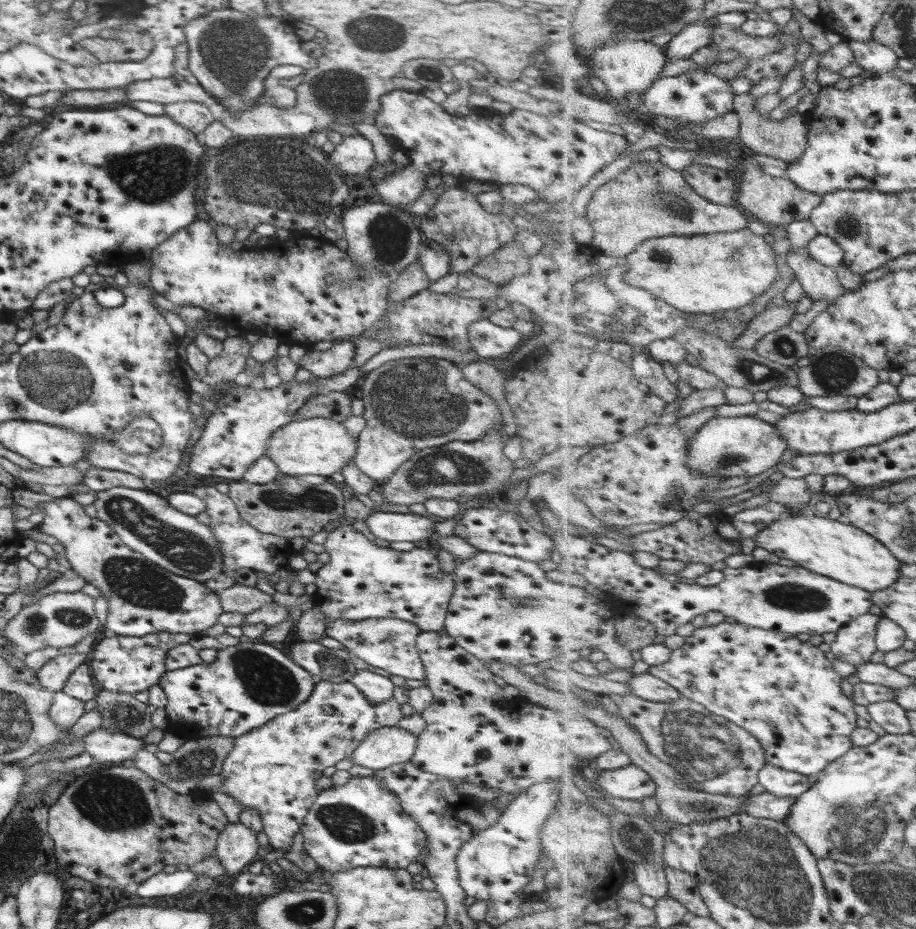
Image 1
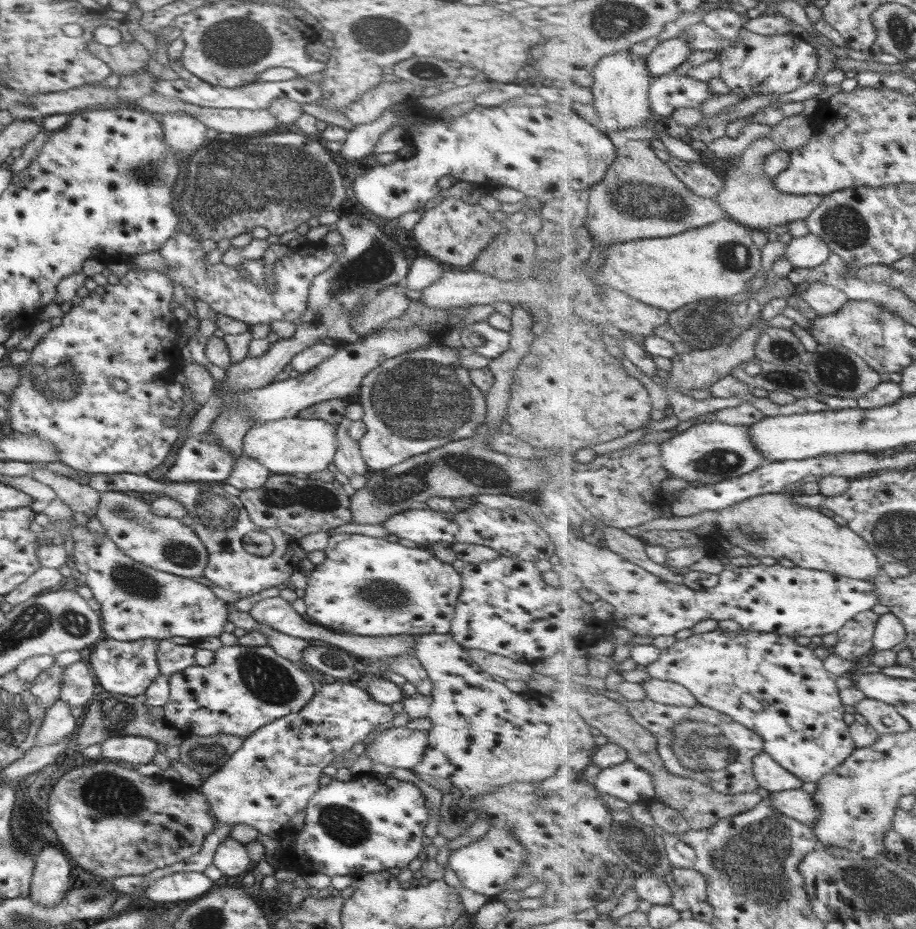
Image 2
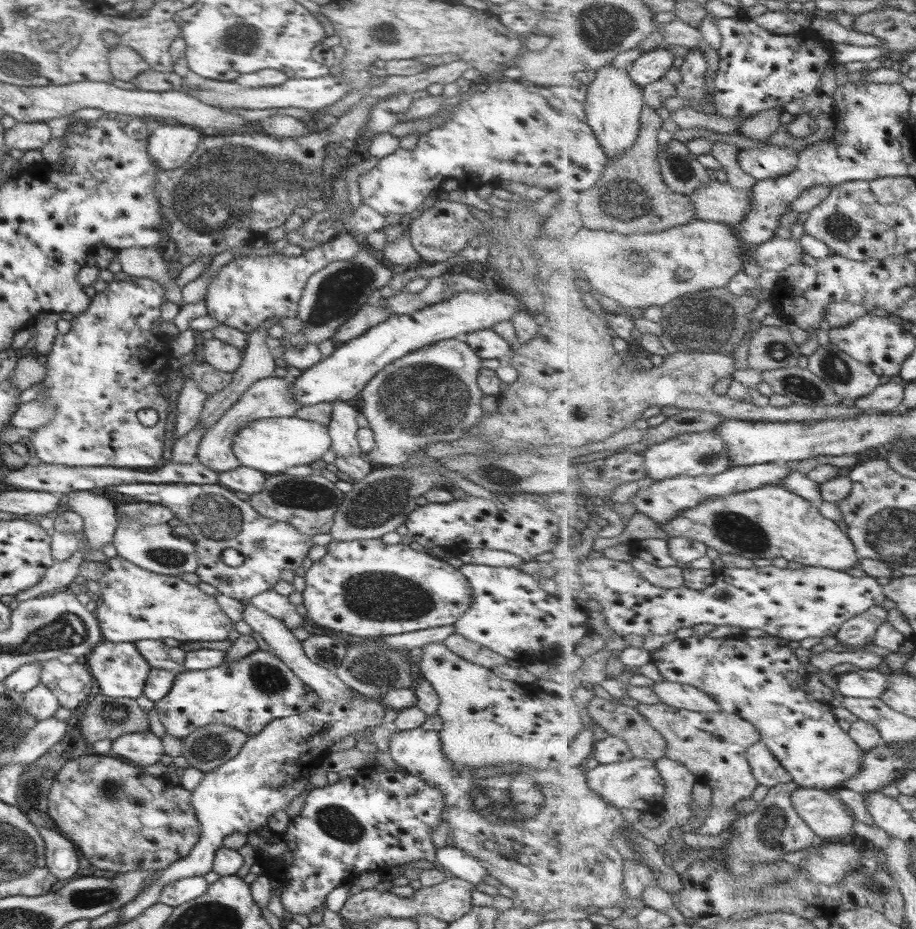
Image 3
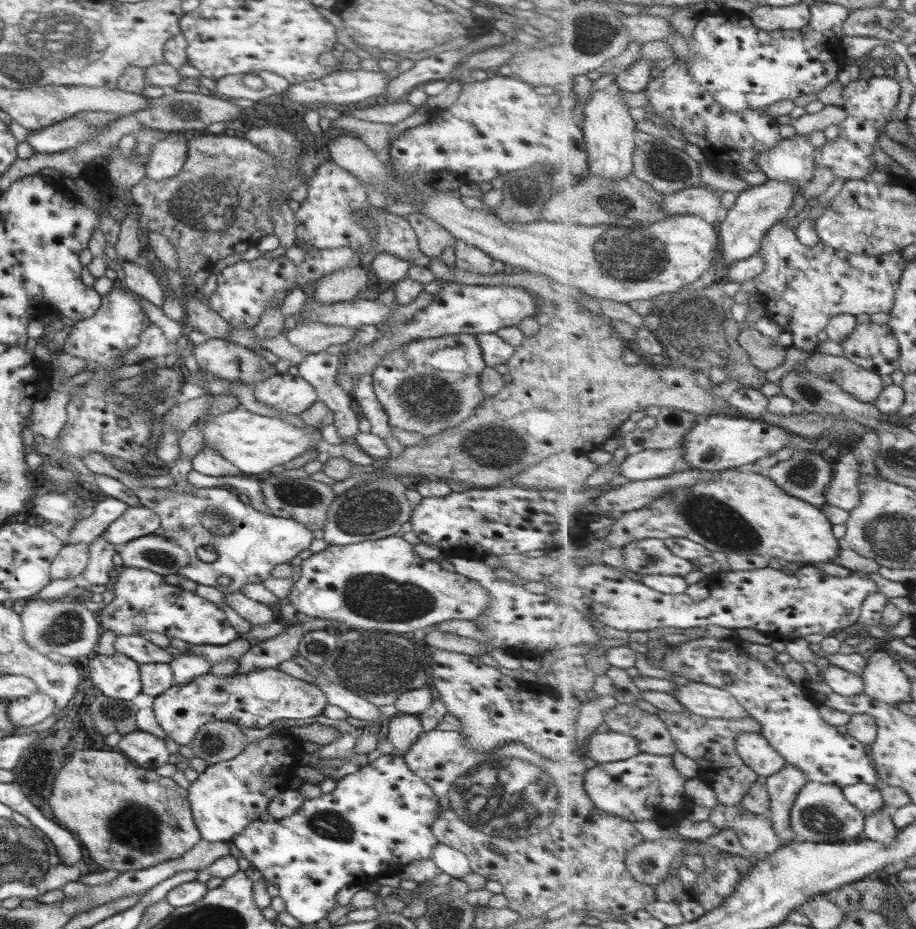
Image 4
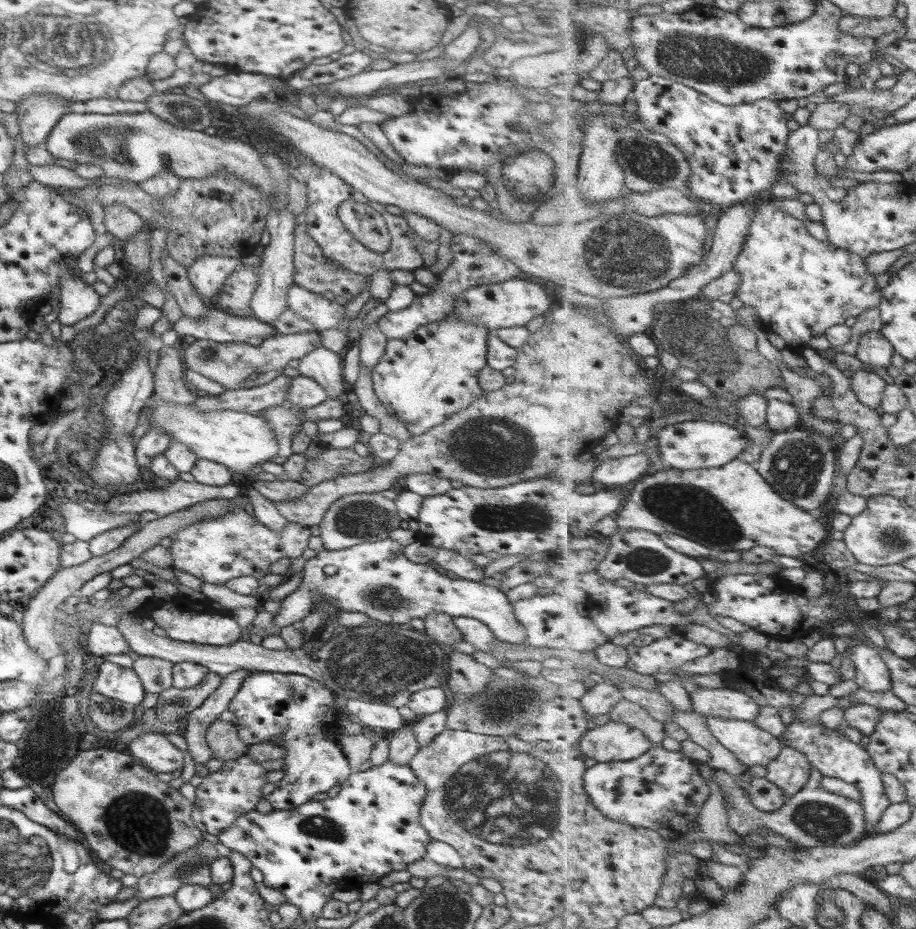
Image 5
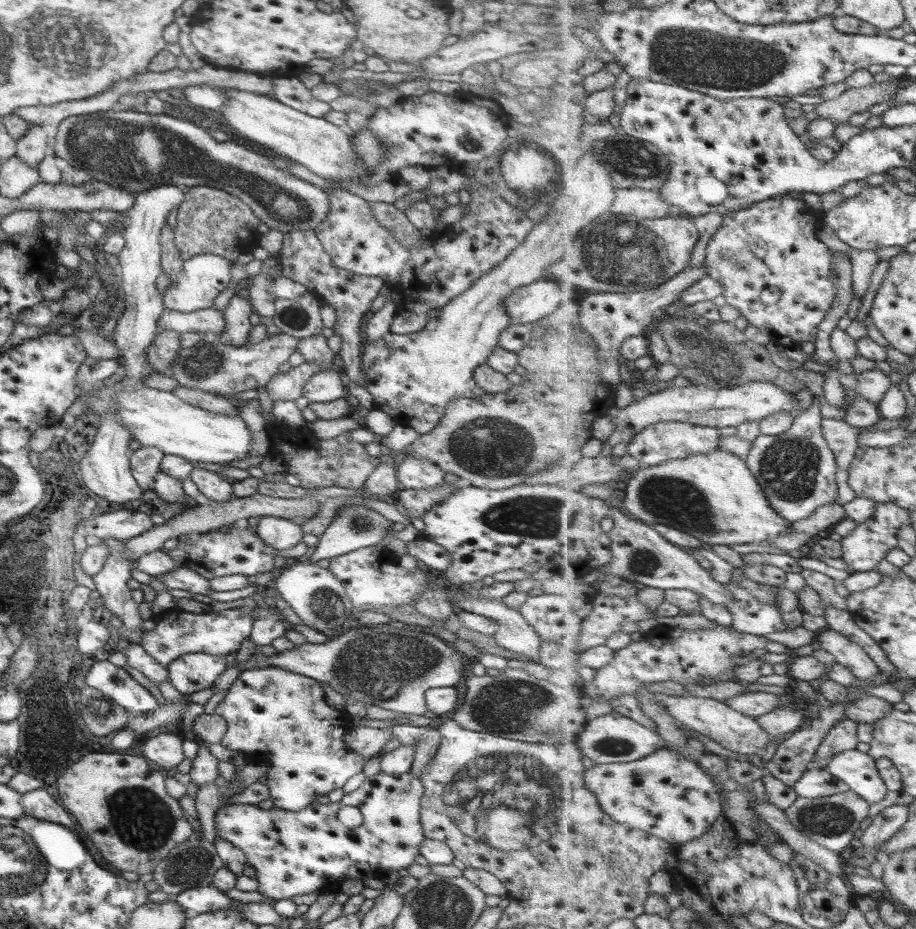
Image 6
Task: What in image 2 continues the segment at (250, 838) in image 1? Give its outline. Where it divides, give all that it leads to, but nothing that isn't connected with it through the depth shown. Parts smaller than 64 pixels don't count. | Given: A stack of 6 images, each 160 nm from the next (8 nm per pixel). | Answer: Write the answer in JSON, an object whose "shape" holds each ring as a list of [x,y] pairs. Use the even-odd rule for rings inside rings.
{"shape":[[[227,836],[216,848],[212,864],[224,877],[233,877],[248,872],[249,856],[245,845]]]}

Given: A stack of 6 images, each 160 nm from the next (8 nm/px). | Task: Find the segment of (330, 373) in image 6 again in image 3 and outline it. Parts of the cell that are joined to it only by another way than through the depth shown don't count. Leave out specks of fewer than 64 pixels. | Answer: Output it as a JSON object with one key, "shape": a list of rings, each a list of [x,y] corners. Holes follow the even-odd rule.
{"shape":[[[271,377],[260,378],[256,380],[229,406],[229,410],[223,412],[223,415],[219,416],[217,420],[212,422],[209,428],[206,428],[202,434],[200,443],[195,458],[204,465],[207,465],[215,472],[221,473],[240,465],[237,457],[232,451],[232,442],[234,434],[241,430],[244,424],[249,424],[259,418],[273,418],[273,417],[291,417],[301,405],[297,401],[293,400],[293,397],[289,395],[288,384],[291,382],[289,377]]]}

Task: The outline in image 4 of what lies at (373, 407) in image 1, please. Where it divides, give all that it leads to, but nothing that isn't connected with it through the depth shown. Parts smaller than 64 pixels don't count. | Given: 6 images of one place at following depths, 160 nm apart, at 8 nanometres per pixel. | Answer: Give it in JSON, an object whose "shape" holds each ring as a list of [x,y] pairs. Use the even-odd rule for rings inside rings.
{"shape":[[[471,334],[413,340],[382,354],[378,365],[371,372],[371,388],[390,428],[414,432],[424,437],[434,436],[442,430],[459,426],[484,400],[478,383],[484,368],[479,345]]]}

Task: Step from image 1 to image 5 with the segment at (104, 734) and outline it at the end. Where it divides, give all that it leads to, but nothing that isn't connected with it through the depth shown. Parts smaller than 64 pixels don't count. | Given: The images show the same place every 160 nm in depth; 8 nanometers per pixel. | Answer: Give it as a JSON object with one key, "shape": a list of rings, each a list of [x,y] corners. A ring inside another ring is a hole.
{"shape":[[[141,733],[127,744],[129,755],[147,770],[171,773],[183,766],[183,754],[175,748],[164,734]]]}

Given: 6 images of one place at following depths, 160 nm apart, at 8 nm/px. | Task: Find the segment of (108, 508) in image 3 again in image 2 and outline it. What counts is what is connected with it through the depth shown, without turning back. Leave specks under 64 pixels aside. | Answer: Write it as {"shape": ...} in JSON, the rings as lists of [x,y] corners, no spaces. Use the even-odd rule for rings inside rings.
{"shape":[[[41,467],[31,468],[28,474],[36,481],[49,486],[56,498],[69,506],[75,516],[83,515],[88,518],[94,515],[99,495],[96,490],[89,488],[88,484],[79,484],[73,479]]]}

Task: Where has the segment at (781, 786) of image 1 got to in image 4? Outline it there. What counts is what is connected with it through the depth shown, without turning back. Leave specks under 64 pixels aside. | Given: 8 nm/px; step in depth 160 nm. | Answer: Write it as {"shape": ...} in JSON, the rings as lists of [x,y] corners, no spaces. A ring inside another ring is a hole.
{"shape":[[[749,732],[737,736],[737,753],[757,775],[769,778],[781,773],[787,760],[763,734]]]}

